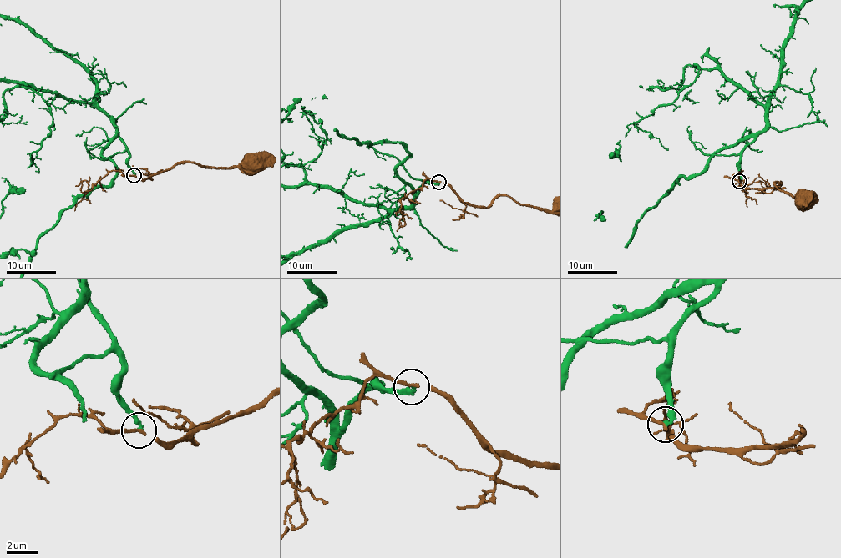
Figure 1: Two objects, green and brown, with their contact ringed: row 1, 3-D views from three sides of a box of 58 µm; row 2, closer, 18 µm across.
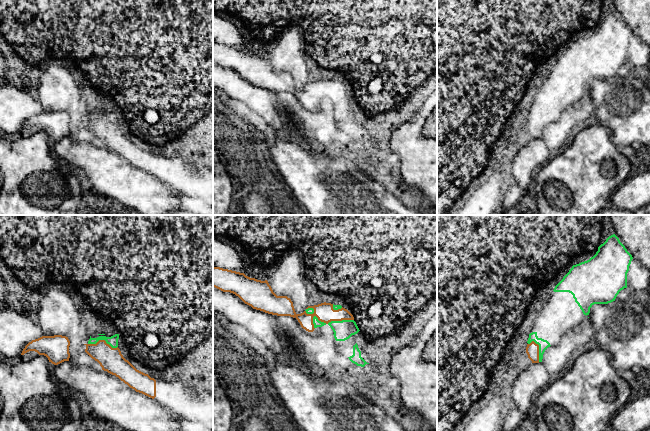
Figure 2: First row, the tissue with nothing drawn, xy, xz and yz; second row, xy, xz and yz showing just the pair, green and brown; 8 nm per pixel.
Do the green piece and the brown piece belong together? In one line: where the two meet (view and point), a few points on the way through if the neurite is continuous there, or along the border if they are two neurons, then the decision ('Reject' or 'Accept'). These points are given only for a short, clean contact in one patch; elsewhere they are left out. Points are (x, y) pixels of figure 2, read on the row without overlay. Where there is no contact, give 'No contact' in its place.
Touches green at xz (331, 97). Accept

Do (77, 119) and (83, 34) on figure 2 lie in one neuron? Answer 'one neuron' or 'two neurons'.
two neurons

